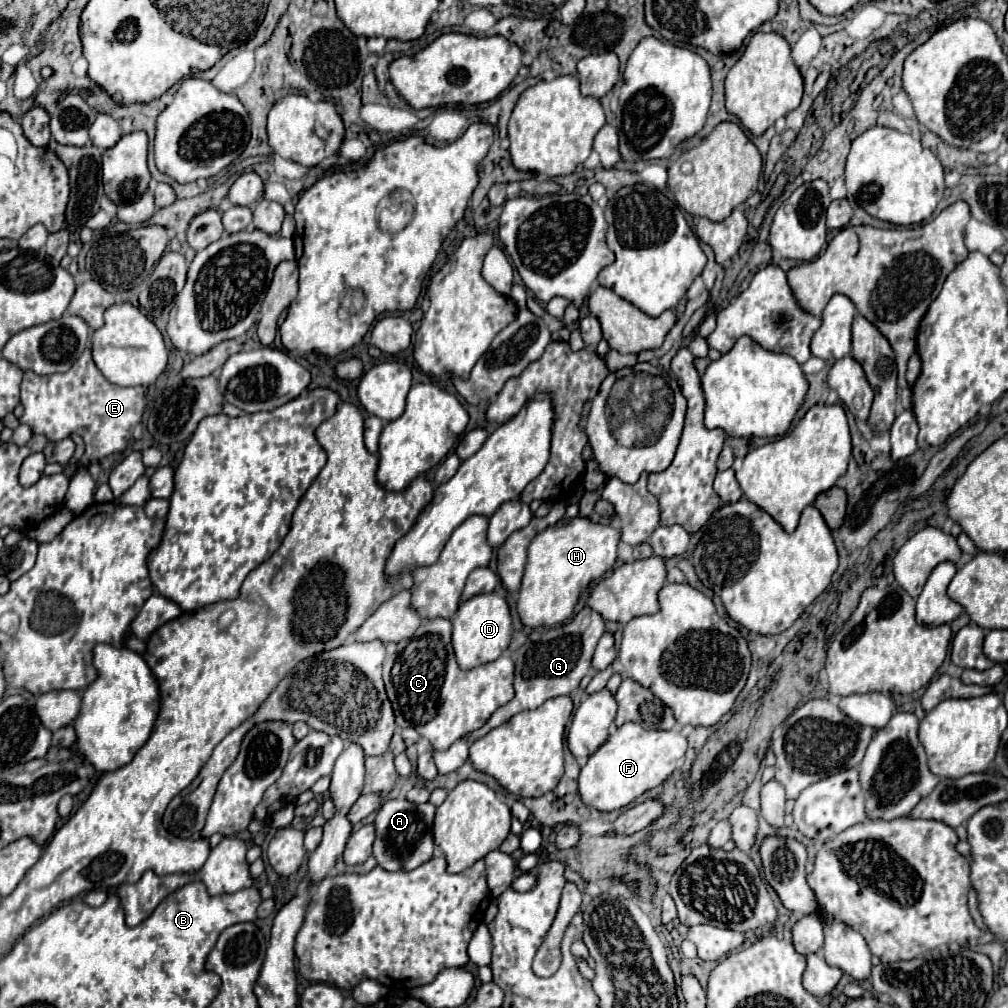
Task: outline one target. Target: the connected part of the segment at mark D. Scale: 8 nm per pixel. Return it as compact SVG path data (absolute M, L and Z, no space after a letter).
M497 593L473 595L465 603L461 603L453 619L453 649L455 649L459 667L471 669L471 667L495 661L509 647L511 633L513 633L511 611L505 597Z

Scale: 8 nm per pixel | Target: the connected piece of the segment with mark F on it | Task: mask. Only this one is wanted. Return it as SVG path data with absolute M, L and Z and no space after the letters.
M625 723L611 731L607 741L587 759L587 765L581 767L577 791L585 805L595 807L597 811L615 811L627 807L645 791L661 785L677 767L677 761L687 751L687 739L671 731L653 731L643 729L637 723Z

